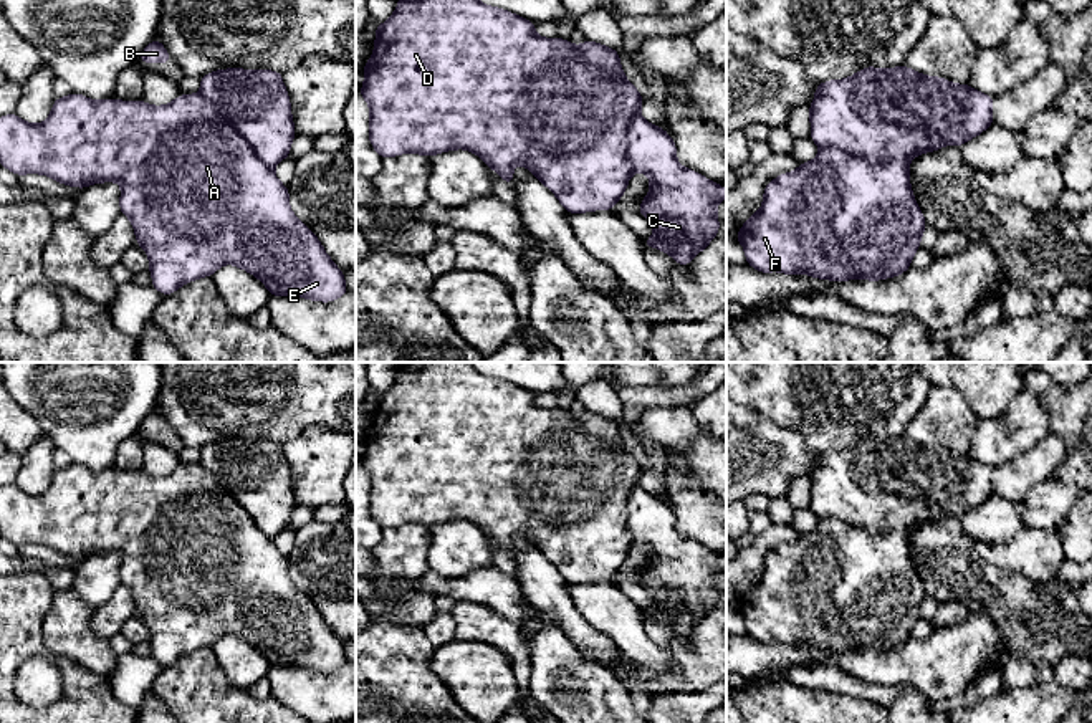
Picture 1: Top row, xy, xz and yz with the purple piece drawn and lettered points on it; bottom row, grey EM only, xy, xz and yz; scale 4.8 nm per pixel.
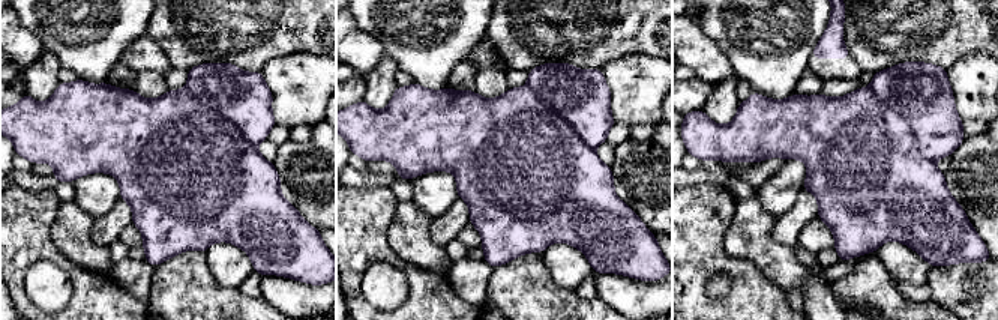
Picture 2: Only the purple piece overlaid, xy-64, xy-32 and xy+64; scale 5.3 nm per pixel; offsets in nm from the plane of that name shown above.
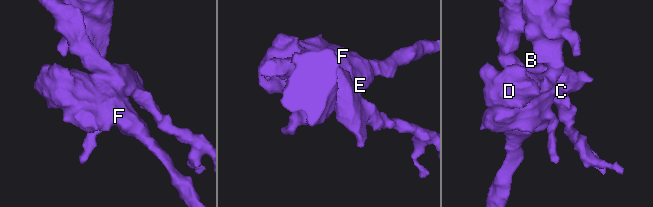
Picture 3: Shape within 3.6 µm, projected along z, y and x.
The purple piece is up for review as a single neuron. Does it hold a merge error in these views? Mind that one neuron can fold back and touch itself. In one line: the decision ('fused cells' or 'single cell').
single cell

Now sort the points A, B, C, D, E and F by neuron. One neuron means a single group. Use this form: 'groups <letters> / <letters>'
groups A B C D E F

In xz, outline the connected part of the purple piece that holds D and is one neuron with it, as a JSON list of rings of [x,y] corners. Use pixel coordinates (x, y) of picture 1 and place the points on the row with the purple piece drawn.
[[[399,0],[395,12],[374,28],[376,45],[362,66],[359,94],[367,101],[369,141],[384,157],[405,152],[432,157],[467,149],[485,160],[506,184],[513,185],[513,167],[523,164],[541,180],[569,213],[612,210],[635,172],[650,177],[650,189],[639,205],[655,228],[644,247],[668,253],[688,266],[720,230],[716,203],[726,190],[705,175],[677,162],[677,146],[663,127],[650,124],[639,113],[642,94],[624,76],[619,51],[586,40],[581,46],[569,40],[541,38],[534,23],[508,10],[480,0]]]

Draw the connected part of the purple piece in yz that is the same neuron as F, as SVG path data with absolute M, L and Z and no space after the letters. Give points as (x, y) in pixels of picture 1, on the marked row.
M905 65L887 69L867 66L845 79L817 83L807 109L809 137L819 146L817 157L766 184L761 208L735 235L743 245L746 263L761 273L806 273L831 281L879 281L905 273L927 227L912 194L908 170L912 159L923 152L936 152L941 146L960 147L979 136L994 124L993 99L973 89L970 83L956 84L945 78L927 76Z

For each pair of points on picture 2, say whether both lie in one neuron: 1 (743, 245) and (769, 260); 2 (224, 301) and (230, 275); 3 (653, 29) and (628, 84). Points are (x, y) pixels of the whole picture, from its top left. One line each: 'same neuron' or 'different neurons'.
1: same neuron
2: different neurons
3: different neurons

